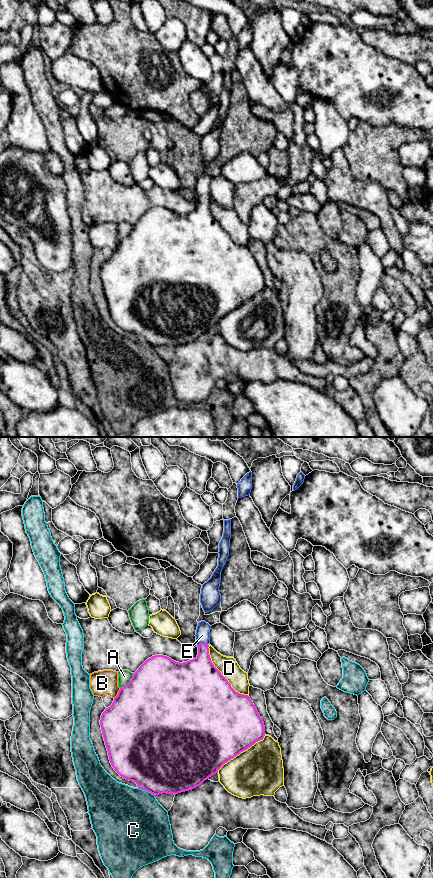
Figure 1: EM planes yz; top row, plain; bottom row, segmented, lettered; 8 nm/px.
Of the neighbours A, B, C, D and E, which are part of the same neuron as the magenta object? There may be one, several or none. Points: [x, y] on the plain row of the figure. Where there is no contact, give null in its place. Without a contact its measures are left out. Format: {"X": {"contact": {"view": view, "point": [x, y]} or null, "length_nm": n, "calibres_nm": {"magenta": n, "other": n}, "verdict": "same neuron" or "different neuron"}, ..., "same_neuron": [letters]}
{"A": {"contact": {"view": "yz", "point": [129, 234]}, "length_nm": 170, "calibres_nm": {"magenta": 500, "other": 110}, "verdict": "different neuron"}, "B": {"contact": {"view": "yz", "point": [118, 245]}, "length_nm": 100, "calibres_nm": {"magenta": 500, "other": 200}, "verdict": "different neuron"}, "C": {"contact": {"view": "yz", "point": [146, 342]}, "length_nm": 150, "calibres_nm": {"magenta": 500, "other": 480}, "verdict": "different neuron"}, "D": {"contact": {"view": "yz", "point": [221, 226]}, "length_nm": 550, "calibres_nm": {"magenta": 500, "other": 160}, "verdict": "different neuron"}, "E": {"contact": {"view": "yz", "point": [202, 195]}, "length_nm": 90, "calibres_nm": {"magenta": 280, "other": 110}, "verdict": "same neuron"}, "same_neuron": ["E"]}

